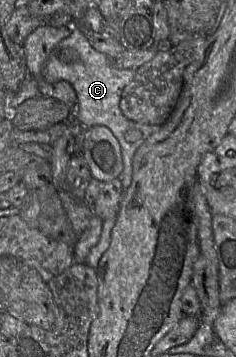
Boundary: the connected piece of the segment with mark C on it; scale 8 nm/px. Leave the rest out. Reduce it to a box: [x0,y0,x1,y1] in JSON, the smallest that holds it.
[42,26,160,193]

